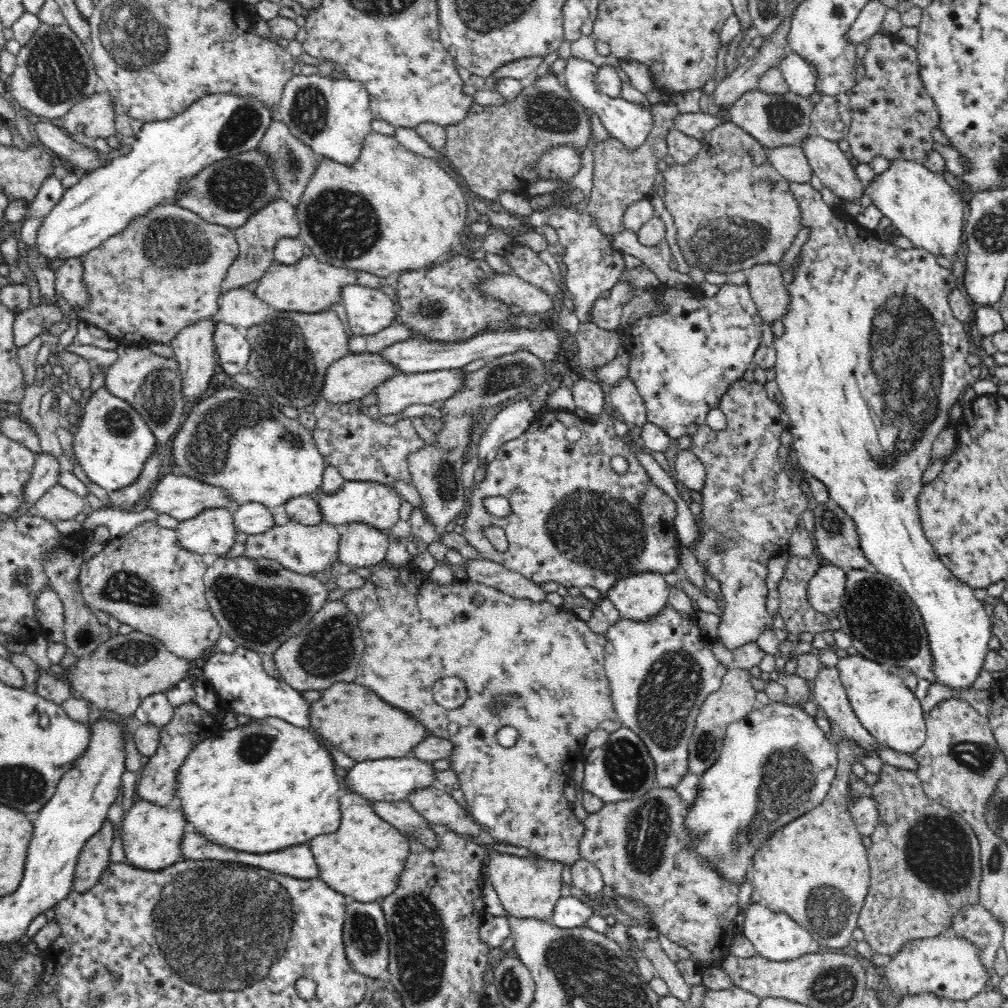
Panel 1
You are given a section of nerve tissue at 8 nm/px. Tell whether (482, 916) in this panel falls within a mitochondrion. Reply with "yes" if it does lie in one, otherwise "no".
no

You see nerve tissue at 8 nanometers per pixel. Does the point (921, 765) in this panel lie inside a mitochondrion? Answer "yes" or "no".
no

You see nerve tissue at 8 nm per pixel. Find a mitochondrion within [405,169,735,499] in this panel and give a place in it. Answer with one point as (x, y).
(509, 375)

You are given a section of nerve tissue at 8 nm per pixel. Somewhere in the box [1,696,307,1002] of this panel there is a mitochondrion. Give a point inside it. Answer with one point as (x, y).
(228, 944)

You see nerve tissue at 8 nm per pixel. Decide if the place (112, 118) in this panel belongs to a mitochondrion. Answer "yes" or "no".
no

